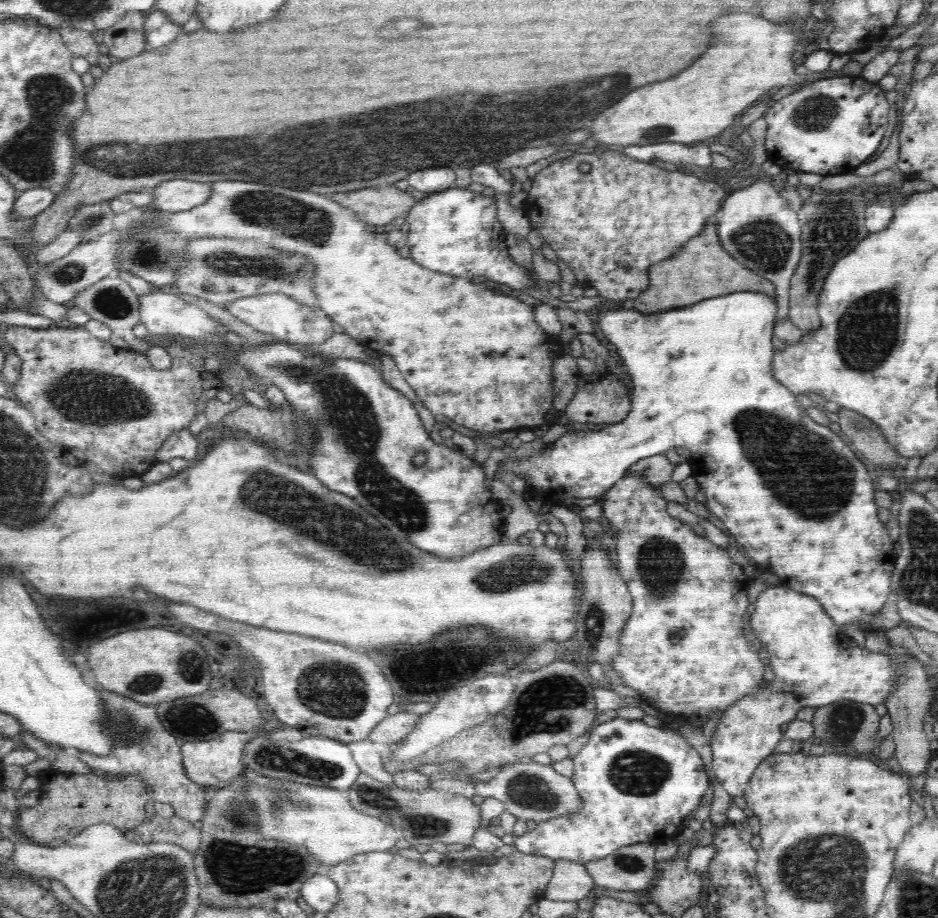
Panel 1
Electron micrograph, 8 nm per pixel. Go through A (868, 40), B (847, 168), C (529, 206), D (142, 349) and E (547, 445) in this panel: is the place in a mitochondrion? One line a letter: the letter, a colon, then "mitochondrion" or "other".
A: other
B: other
C: other
D: other
E: other

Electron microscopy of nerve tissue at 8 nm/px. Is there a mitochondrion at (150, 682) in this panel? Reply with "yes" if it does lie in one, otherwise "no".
yes

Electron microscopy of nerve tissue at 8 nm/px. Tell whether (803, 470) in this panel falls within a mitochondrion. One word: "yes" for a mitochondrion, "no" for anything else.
yes

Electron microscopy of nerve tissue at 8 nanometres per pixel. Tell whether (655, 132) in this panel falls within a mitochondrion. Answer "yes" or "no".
yes

